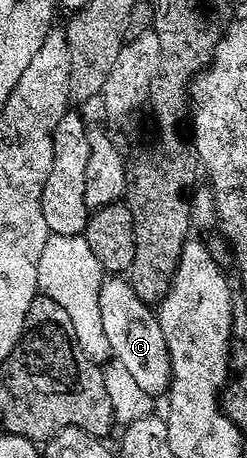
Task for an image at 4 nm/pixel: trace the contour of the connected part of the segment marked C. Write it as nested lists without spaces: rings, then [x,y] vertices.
[[[109,276],[102,281],[100,286],[99,314],[114,361],[121,363],[123,368],[127,369],[127,372],[134,377],[135,384],[138,384],[143,392],[147,392],[149,397],[157,398],[159,394],[164,395],[169,387],[170,356],[167,352],[163,330],[159,327],[156,313],[152,307],[135,295],[135,290],[131,288],[126,279],[119,276]]]

